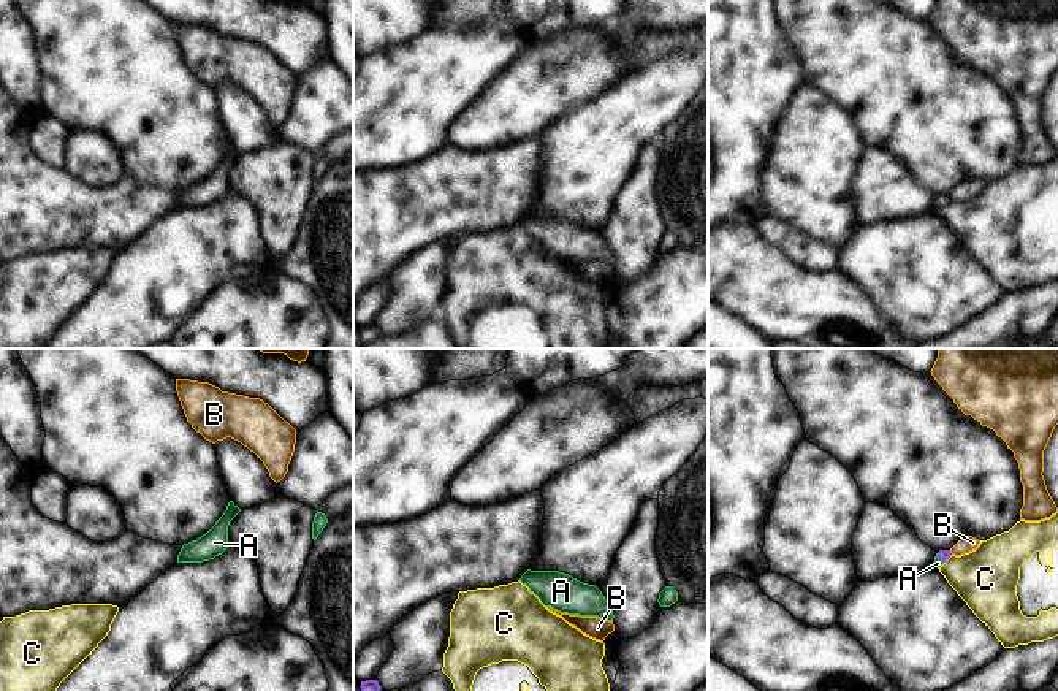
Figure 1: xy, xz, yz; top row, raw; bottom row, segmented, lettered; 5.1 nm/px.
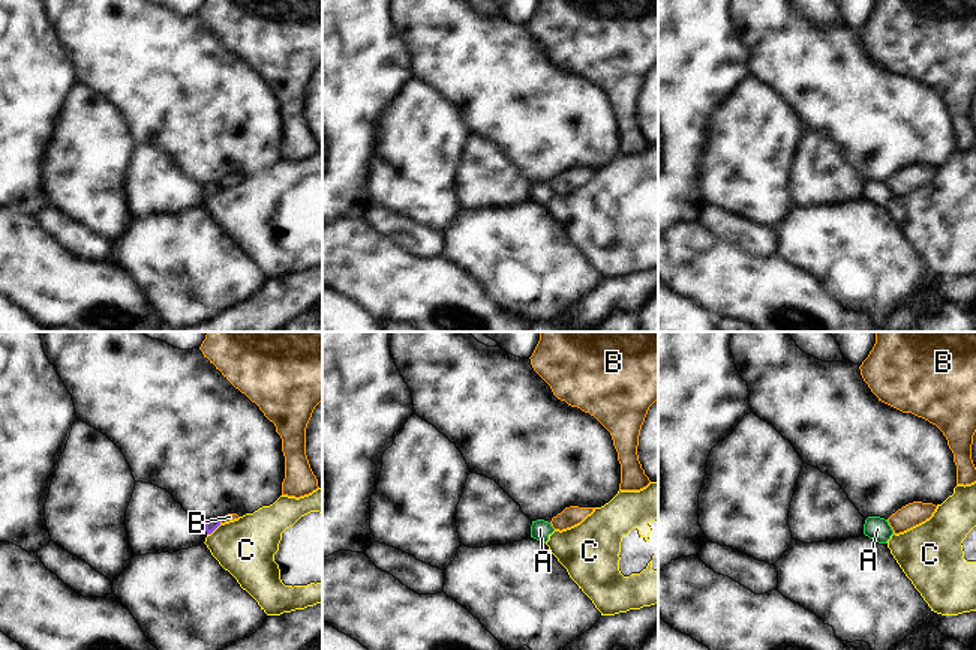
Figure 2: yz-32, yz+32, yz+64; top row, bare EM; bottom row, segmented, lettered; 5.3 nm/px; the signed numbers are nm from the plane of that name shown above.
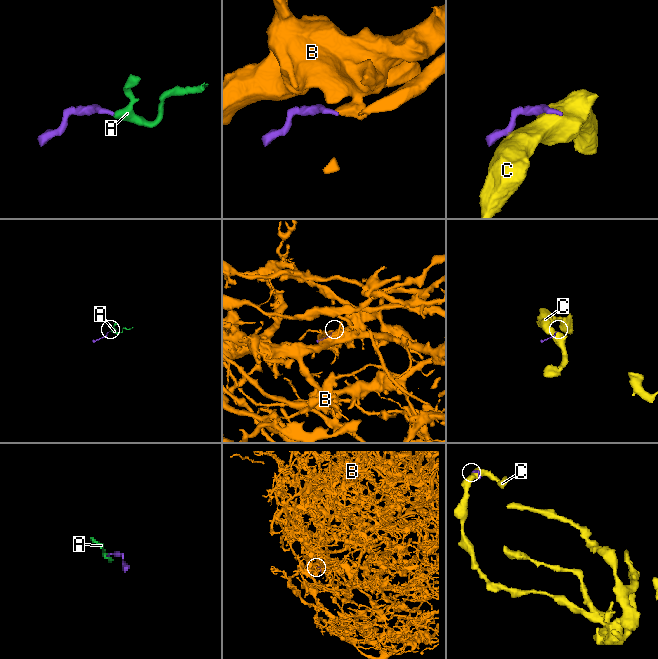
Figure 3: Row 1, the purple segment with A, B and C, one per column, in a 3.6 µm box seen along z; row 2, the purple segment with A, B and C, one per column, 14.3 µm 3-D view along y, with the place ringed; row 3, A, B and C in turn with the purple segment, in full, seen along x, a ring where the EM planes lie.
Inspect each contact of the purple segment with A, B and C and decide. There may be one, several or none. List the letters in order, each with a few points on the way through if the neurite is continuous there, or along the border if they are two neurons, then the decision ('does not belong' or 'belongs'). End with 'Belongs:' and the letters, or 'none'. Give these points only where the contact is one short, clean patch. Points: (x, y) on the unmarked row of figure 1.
A: across yz (943, 200), (938, 202), (938, 208) | belongs
B: along yz (949, 195), (952, 198) | does not belong
C: does not belong
Belongs: A

